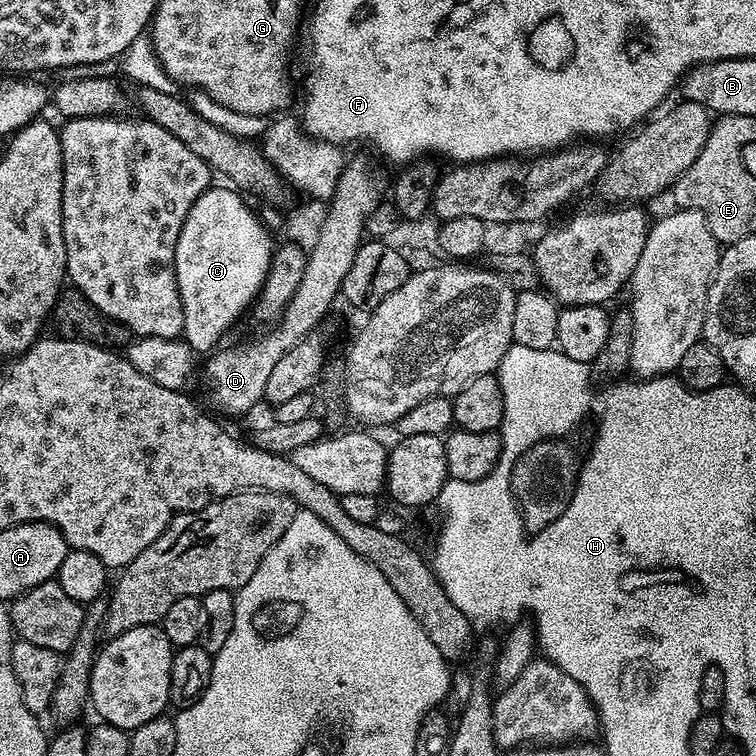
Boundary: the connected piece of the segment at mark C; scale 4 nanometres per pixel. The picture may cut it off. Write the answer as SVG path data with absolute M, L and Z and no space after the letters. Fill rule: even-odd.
M210 186L195 200L175 247L175 280L182 299L182 339L196 354L211 353L235 326L236 319L253 307L274 251L271 235L259 215L248 208L239 191L223 187Z

